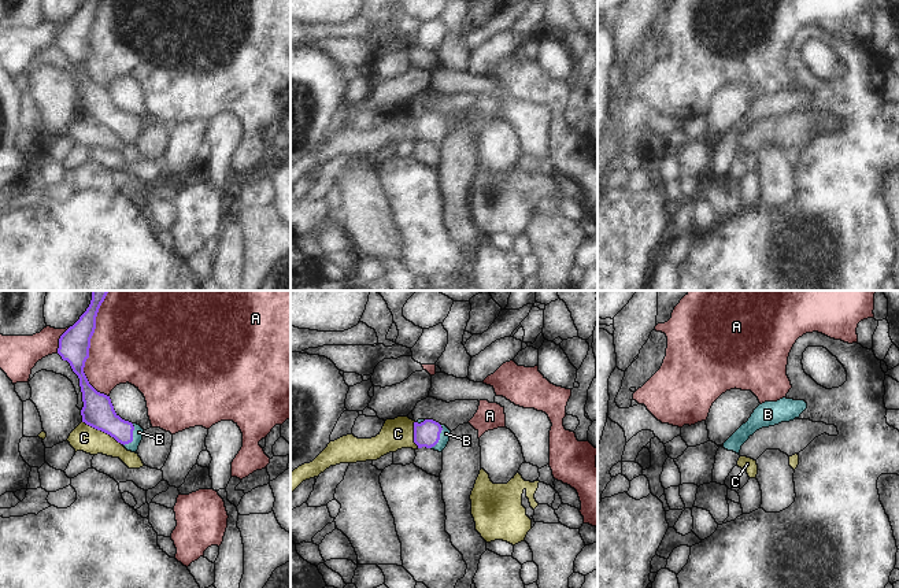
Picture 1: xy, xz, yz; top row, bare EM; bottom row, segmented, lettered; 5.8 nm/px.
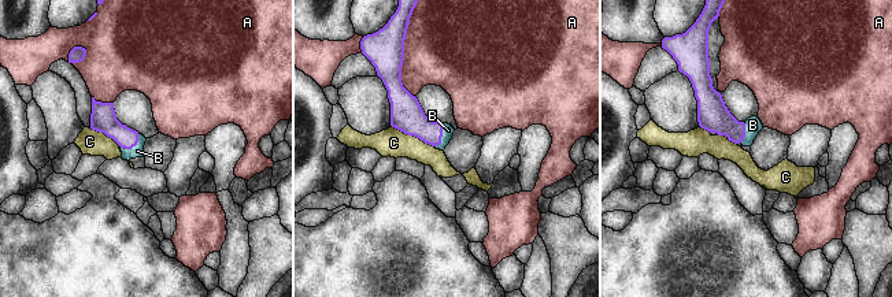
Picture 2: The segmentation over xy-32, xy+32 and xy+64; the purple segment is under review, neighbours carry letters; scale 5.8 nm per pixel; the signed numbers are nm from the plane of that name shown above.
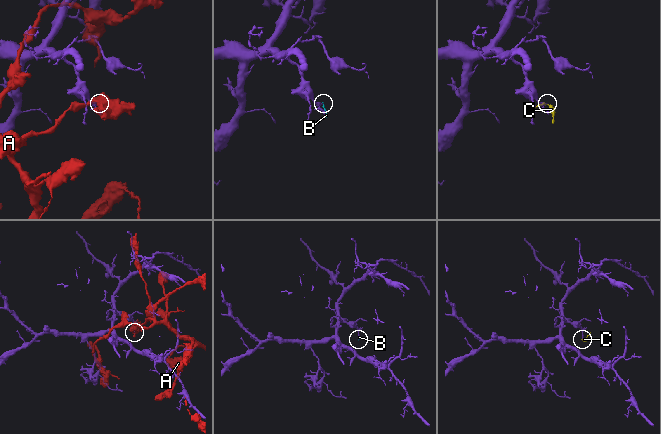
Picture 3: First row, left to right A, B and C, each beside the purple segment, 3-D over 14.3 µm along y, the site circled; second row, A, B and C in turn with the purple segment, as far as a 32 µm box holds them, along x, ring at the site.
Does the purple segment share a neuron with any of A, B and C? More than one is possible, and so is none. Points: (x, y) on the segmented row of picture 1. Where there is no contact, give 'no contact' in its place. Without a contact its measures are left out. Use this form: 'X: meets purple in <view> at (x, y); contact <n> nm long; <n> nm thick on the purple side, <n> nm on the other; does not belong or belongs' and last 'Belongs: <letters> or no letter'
A: meets purple in xy at (89, 346); contact 600 nm long; 180 nm thick on the purple side, 460 nm on the other; does not belong
B: meets purple in xy at (132, 436); contact 150 nm long; 190 nm thick on the purple side, 60 nm on the other; belongs
C: meets purple in xy at (102, 431); contact 280 nm long; 190 nm thick on the purple side, 160 nm on the other; does not belong
Belongs: B

